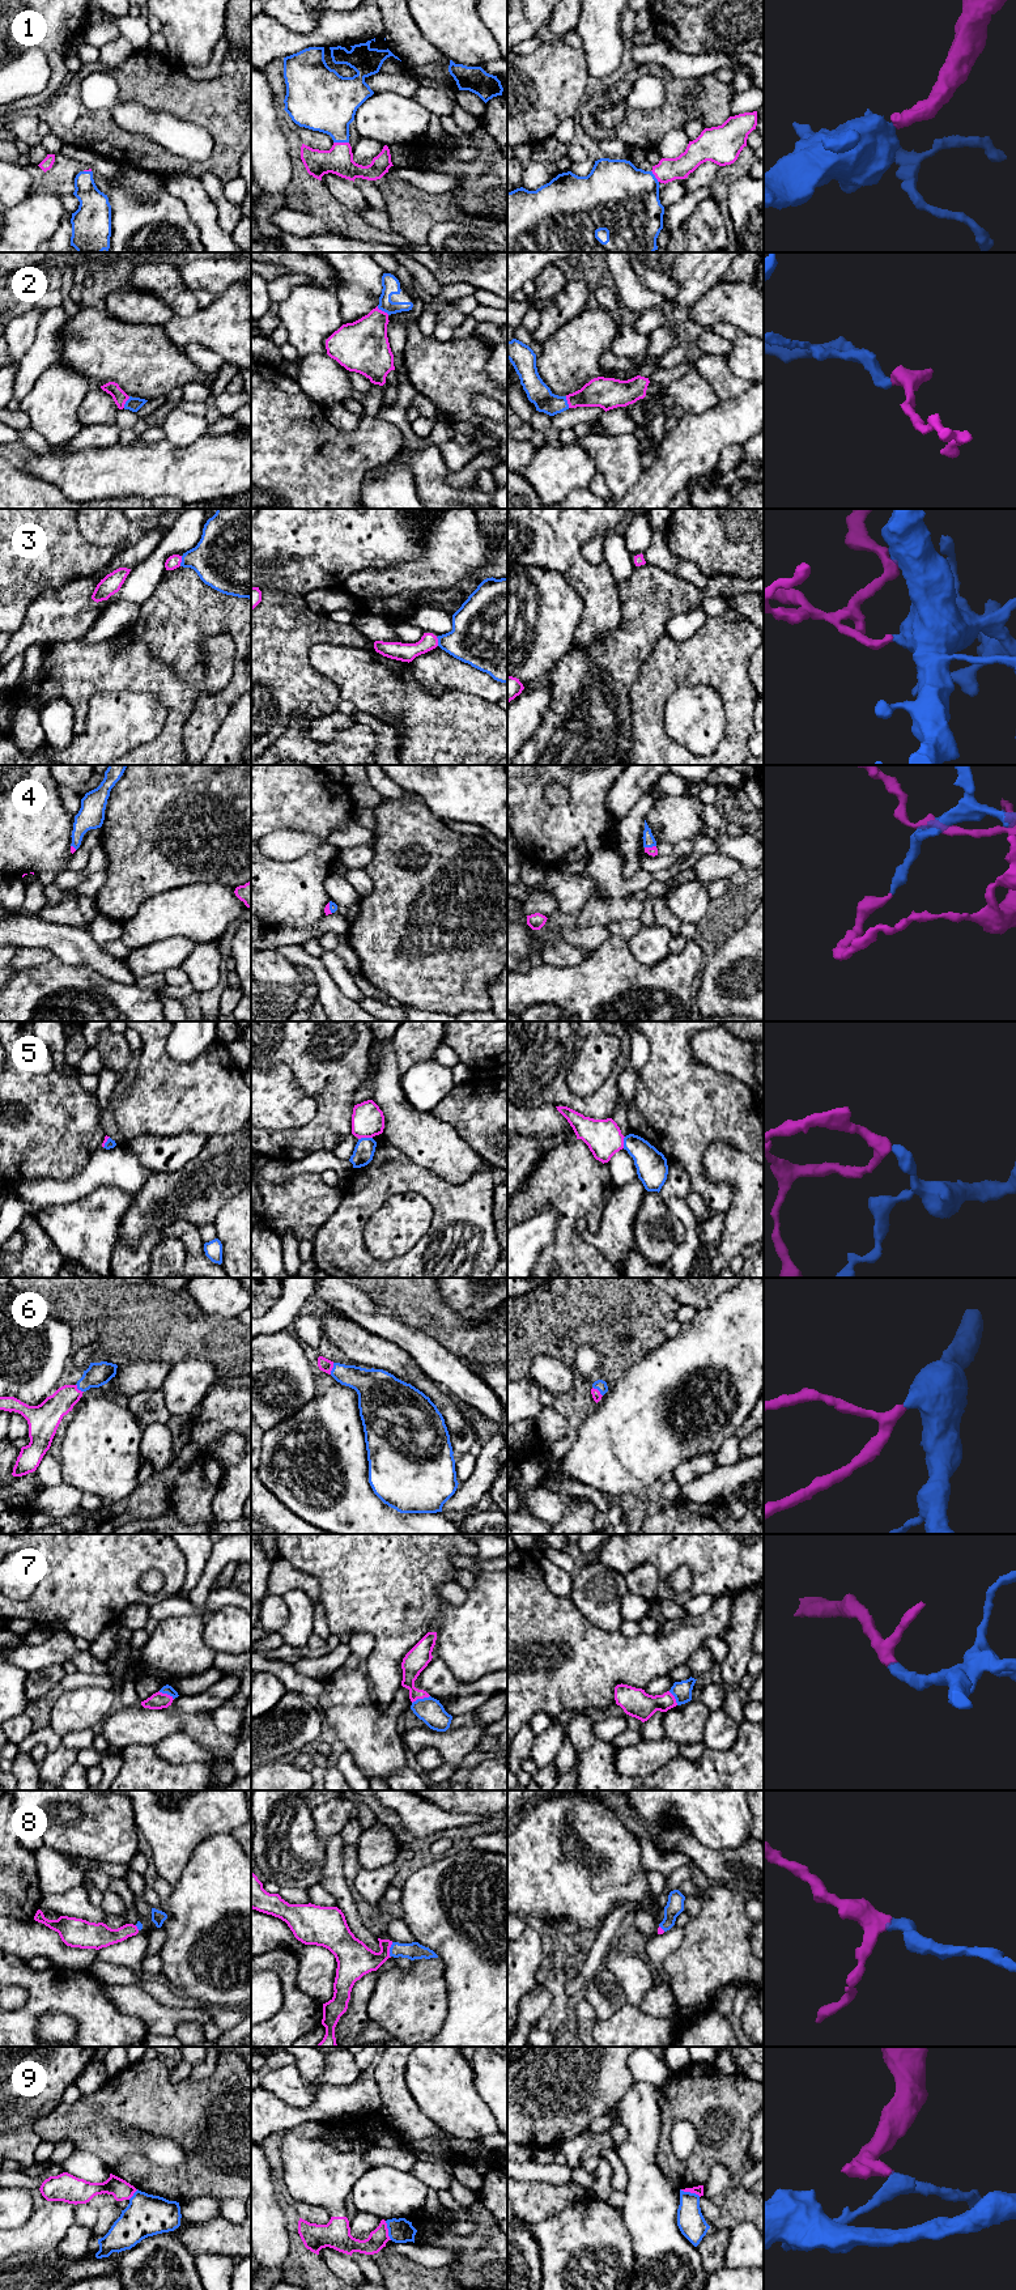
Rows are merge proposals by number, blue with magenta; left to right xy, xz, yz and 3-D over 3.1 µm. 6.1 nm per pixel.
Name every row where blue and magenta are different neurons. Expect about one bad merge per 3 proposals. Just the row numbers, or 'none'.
5, 9

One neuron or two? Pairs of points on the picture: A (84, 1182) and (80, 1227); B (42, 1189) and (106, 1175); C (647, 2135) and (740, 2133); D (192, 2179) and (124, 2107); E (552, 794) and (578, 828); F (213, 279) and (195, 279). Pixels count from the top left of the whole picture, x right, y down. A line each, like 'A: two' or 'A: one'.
A: two
B: one
C: two
D: one
E: two
F: one

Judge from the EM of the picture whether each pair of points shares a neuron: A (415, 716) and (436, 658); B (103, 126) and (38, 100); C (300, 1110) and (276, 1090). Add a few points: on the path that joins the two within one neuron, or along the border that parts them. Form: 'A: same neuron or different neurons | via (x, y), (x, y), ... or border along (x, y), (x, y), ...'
A: different neurons | border along (408, 663), (424, 689), (434, 693), (455, 689)
B: different neurons | border along (67, 79), (63, 86), (35, 111)
C: same neuron | via (294, 1108), (281, 1095)

